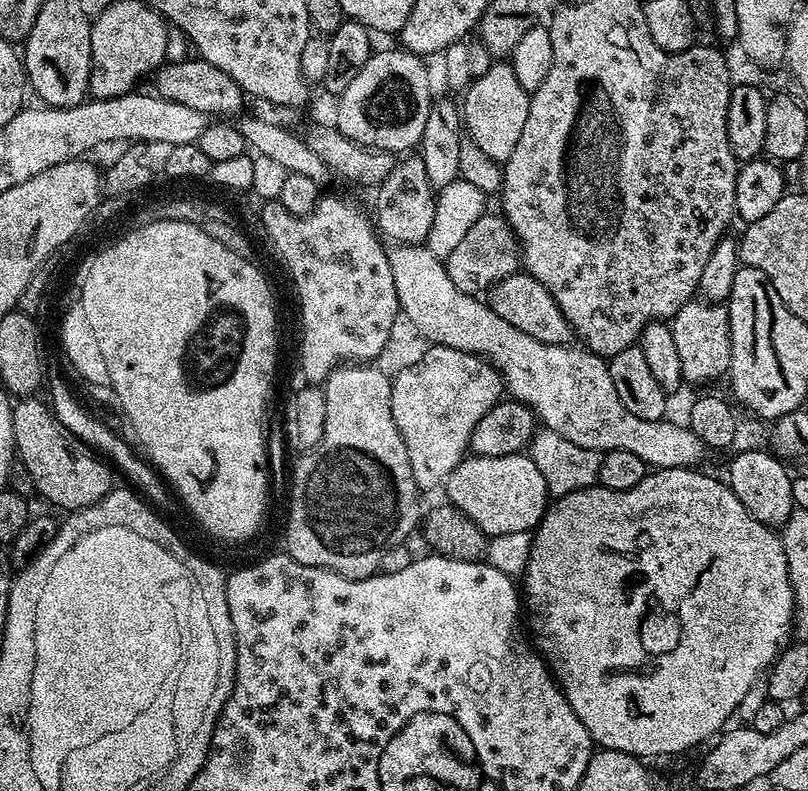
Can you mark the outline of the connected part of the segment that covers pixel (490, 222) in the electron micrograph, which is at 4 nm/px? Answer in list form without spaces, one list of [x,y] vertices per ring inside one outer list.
[[[485,212],[469,228],[461,242],[445,258],[444,263],[450,282],[453,282],[455,288],[476,296],[487,291],[502,278],[512,276],[519,269],[519,244],[503,215]]]

